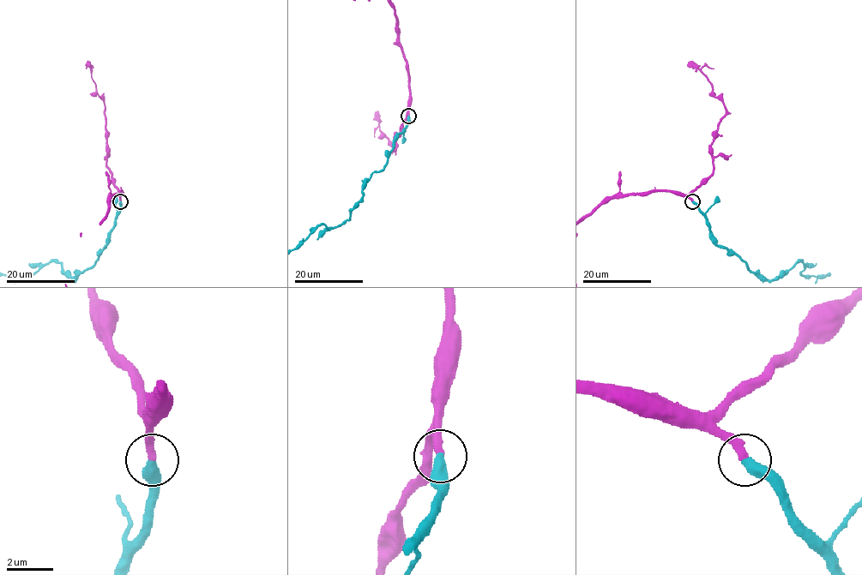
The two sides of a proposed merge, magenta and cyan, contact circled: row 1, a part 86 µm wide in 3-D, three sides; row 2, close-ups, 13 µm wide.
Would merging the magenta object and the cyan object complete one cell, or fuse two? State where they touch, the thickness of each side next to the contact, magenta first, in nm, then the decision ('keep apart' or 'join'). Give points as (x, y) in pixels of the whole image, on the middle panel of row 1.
(408, 116) | 360/440 nm | join

